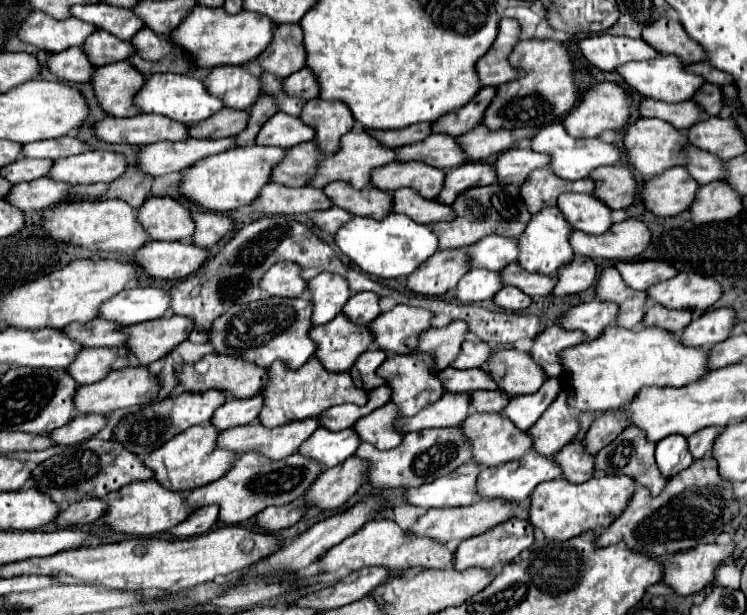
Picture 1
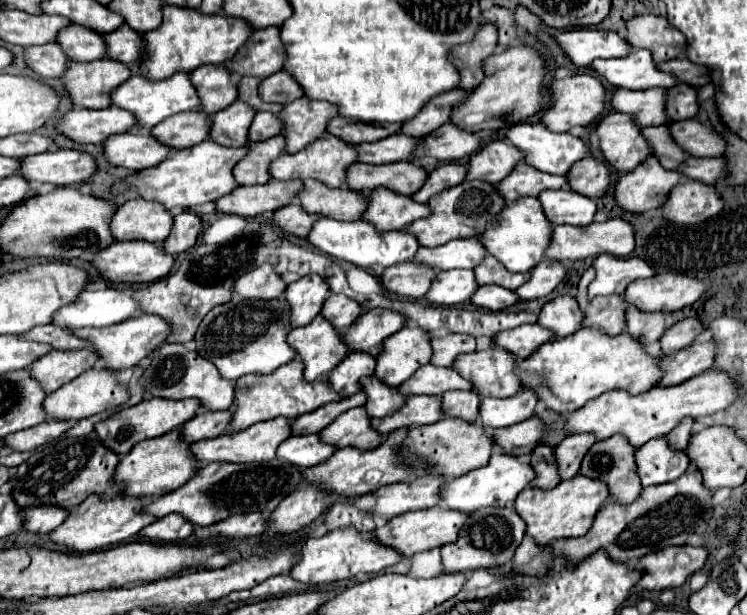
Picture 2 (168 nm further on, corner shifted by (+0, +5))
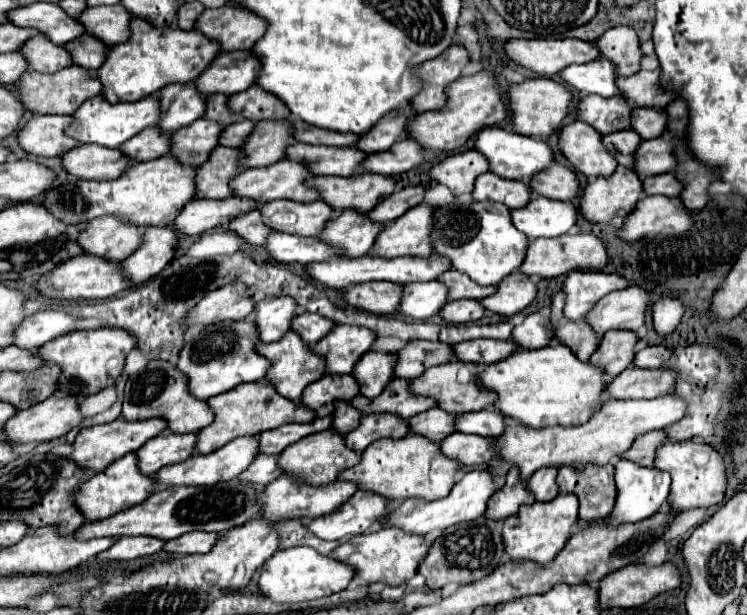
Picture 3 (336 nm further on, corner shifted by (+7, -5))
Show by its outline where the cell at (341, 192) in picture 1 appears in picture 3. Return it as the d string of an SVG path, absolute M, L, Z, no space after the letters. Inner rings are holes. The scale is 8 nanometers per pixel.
M273 200L261 206L261 216L265 226L271 230L297 236L317 236L335 212L321 200L305 204L293 200Z

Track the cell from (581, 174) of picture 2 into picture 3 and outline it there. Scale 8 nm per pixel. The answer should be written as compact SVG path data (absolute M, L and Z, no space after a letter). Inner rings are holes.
M553 162L541 174L535 174L529 182L533 194L541 194L551 200L571 200L579 194L579 182L573 170Z

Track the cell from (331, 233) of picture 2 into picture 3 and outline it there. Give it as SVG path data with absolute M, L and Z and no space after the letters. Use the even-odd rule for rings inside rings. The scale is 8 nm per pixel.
M271 232L265 242L265 252L281 264L309 264L321 262L331 256L341 256L337 248L329 248L319 238L303 238L283 232Z

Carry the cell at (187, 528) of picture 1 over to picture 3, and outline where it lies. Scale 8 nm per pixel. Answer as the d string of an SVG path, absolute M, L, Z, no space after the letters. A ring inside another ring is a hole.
M125 536L119 538L109 550L101 552L97 560L133 560L141 556L151 556L163 548L163 540L145 536Z

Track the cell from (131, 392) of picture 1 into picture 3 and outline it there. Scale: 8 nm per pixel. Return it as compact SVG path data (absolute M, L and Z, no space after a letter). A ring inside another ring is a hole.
M55 392L47 400L27 408L19 410L9 422L5 424L5 442L11 444L41 444L41 442L51 442L55 438L65 436L71 428L79 426L83 422L83 414L79 414L79 400L75 396Z

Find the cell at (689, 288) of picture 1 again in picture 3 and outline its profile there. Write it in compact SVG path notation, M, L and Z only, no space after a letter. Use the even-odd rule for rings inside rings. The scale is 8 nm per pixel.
M627 286L611 292L585 314L585 322L595 334L609 330L639 330L645 324L645 310L649 306L649 294L639 286Z

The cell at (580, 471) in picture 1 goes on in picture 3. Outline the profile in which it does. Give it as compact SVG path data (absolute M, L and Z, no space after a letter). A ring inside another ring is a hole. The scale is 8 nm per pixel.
M511 468L507 472L503 488L499 488L497 494L493 494L493 498L489 498L485 516L493 518L493 520L505 520L505 518L517 514L519 506L533 504L533 502L535 502L533 494L527 492L525 482L521 482L521 478L519 478L519 472L515 468Z

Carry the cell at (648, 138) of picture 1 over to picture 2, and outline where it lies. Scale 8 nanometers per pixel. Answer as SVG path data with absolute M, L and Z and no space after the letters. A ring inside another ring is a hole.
M612 112L600 120L596 134L604 158L618 172L630 172L652 156L652 148L642 136L642 128L636 124L634 116Z

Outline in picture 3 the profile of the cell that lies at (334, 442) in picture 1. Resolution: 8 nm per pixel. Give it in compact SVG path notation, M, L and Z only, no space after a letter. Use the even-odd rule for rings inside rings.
M259 454L251 466L247 470L241 472L241 476L237 476L241 482L253 482L255 486L265 486L269 482L273 482L275 478L281 476L281 470L277 466L277 456L265 456Z

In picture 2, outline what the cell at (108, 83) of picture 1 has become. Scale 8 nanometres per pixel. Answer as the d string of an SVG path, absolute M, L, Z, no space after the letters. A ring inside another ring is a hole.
M118 60L96 62L70 62L68 72L62 76L66 90L78 108L108 108L110 94L118 84L130 78L130 68Z

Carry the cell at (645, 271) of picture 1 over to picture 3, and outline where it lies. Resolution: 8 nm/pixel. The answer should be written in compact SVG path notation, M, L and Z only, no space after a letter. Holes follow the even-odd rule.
M595 270L571 272L565 276L561 286L565 292L563 314L571 322L581 322L605 294L623 288L627 288L627 280L617 274L603 274Z

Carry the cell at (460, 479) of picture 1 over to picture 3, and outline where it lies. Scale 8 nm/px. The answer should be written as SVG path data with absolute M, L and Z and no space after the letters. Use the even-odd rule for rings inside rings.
M355 492L337 512L305 522L305 528L323 540L341 540L345 536L363 534L367 528L389 512L387 500L373 492Z

